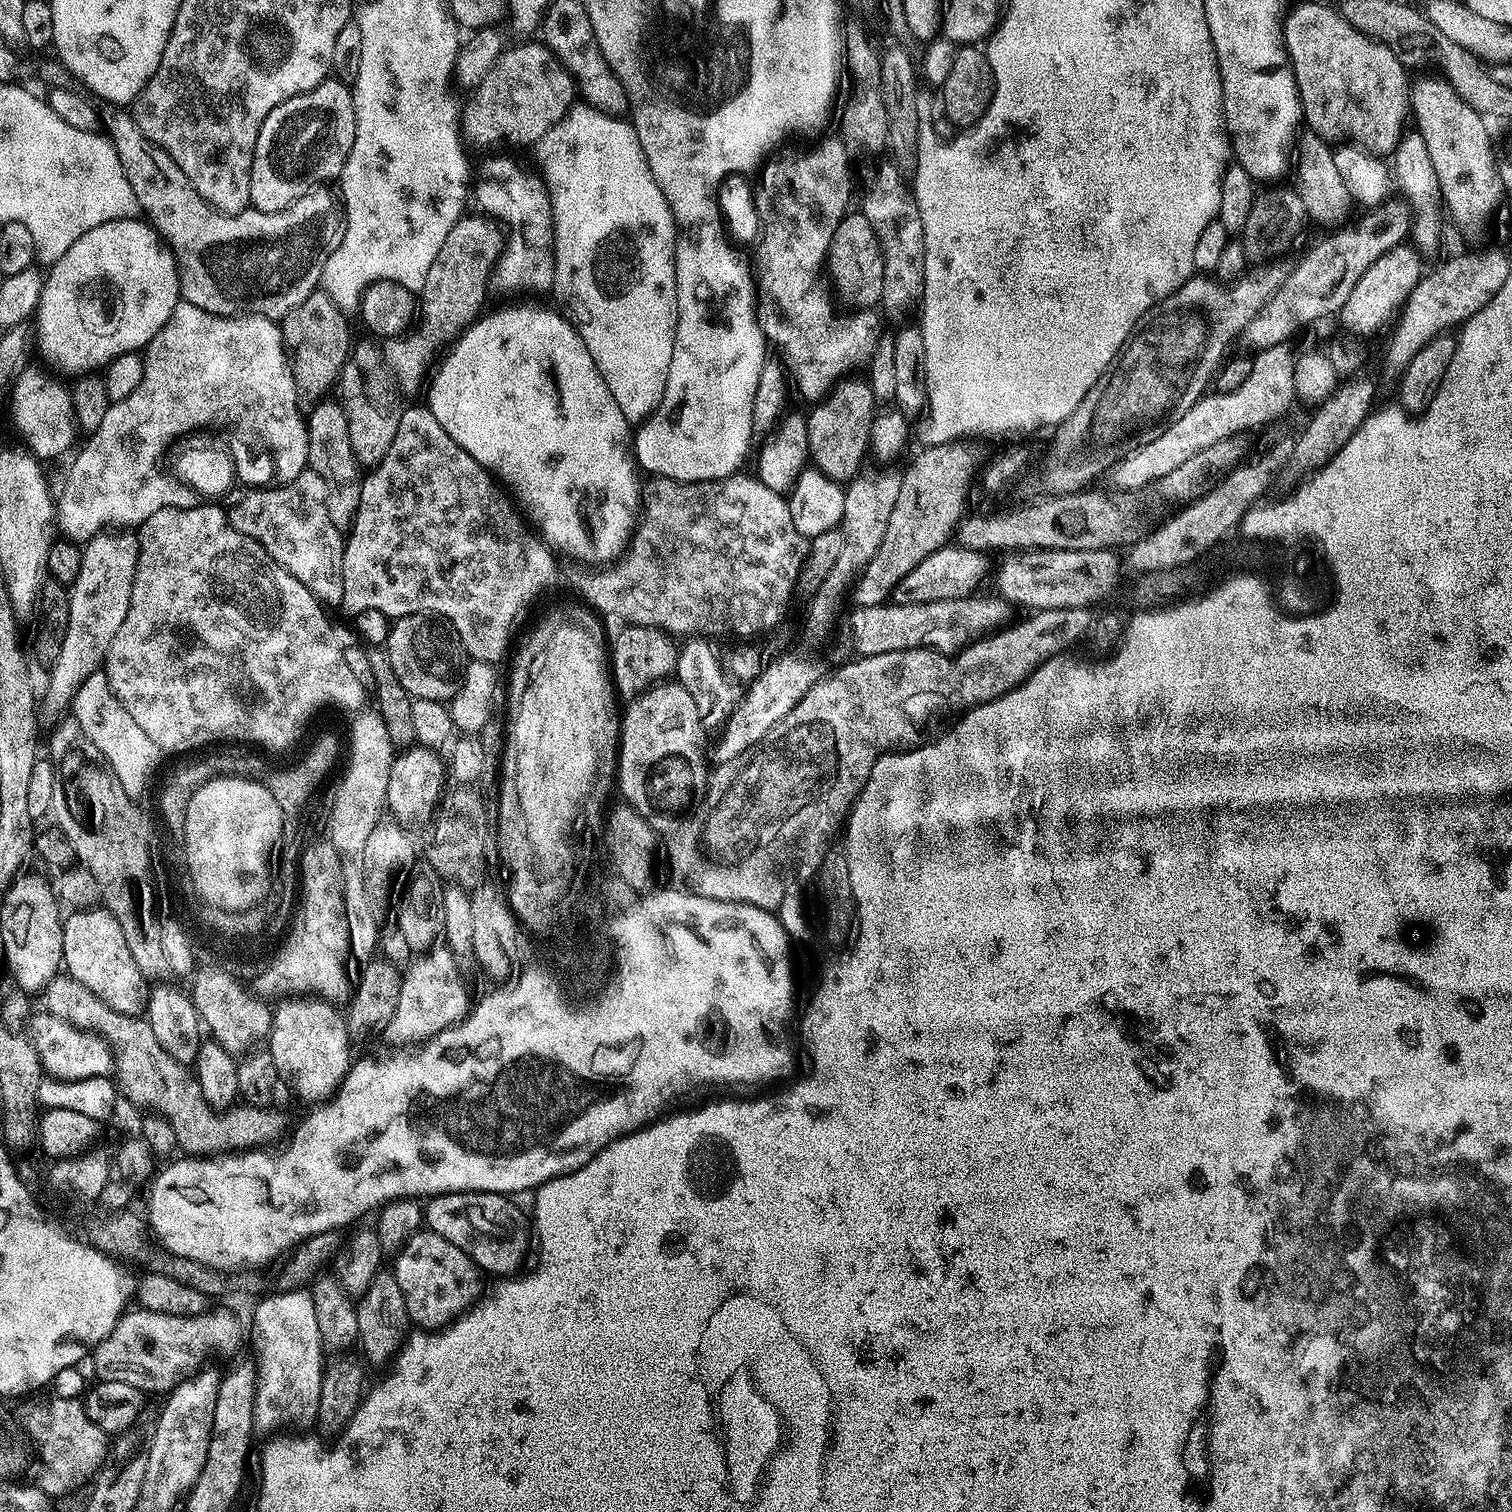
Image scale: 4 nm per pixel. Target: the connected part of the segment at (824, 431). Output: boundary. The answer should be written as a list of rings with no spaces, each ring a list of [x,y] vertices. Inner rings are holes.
[[[841,378],[836,381],[835,384],[832,385],[832,388],[829,389],[827,395],[823,400],[819,401],[815,405],[816,408],[813,412],[809,411],[807,413],[808,418],[808,454],[811,460],[811,463],[819,469],[822,474],[826,474],[826,478],[830,478],[831,480],[835,480],[837,482],[847,482],[852,480],[857,476],[860,472],[860,469],[865,467],[866,460],[864,460],[864,455],[868,456],[870,449],[869,444],[871,442],[871,424],[872,420],[875,419],[877,411],[878,411],[878,401],[875,398],[874,393],[872,393],[871,386],[867,379],[861,378],[861,380],[850,380],[852,378]]]

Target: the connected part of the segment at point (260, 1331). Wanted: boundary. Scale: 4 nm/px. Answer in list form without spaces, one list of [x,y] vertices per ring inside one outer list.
[[[296,1288],[291,1292],[276,1290],[272,1294],[265,1295],[253,1310],[258,1361],[254,1422],[259,1431],[268,1433],[283,1429],[280,1428],[283,1424],[312,1424],[317,1419],[326,1365],[324,1339],[318,1330],[311,1291]]]

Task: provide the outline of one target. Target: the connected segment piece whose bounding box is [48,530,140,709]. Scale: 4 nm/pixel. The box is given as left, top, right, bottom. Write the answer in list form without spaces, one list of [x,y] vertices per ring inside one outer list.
[[[102,530],[83,545],[82,570],[78,570],[78,578],[68,588],[70,602],[70,622],[66,626],[66,638],[62,642],[62,650],[58,658],[50,665],[52,677],[48,680],[48,696],[58,707],[67,709],[72,703],[72,695],[80,688],[80,684],[90,674],[101,671],[106,654],[110,650],[110,642],[114,642],[114,634],[122,627],[126,618],[126,610],[130,610],[130,594],[134,590],[134,574],[138,566],[140,541],[132,530]]]

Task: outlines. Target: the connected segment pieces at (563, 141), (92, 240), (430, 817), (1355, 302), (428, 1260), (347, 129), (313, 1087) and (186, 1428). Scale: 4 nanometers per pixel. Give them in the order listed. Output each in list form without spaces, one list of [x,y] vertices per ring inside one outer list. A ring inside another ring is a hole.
[[[577,103],[556,125],[545,134],[540,143],[535,145],[534,152],[540,159],[539,169],[548,187],[548,197],[554,210],[554,230],[556,231],[556,292],[555,303],[562,309],[578,330],[578,334],[586,342],[586,350],[590,350],[590,358],[594,358],[594,366],[602,374],[610,394],[614,394],[614,402],[618,402],[618,410],[628,420],[629,425],[639,425],[660,401],[656,394],[666,390],[666,378],[670,374],[670,354],[674,354],[674,334],[678,326],[678,290],[676,289],[676,242],[678,227],[672,216],[670,206],[658,190],[658,182],[654,182],[654,174],[650,174],[650,166],[646,162],[646,154],[642,154],[642,146],[638,142],[638,134],[632,129],[627,119],[619,116],[607,116],[597,108]]]
[[[133,218],[116,221],[108,221],[104,225],[95,226],[94,229],[88,230],[86,234],[78,238],[74,242],[74,246],[67,248],[61,254],[60,260],[51,265],[46,272],[45,288],[41,292],[40,304],[35,311],[35,321],[38,324],[38,344],[40,340],[40,348],[57,364],[60,368],[65,368],[71,374],[83,374],[93,370],[101,369],[108,365],[114,358],[118,358],[122,354],[130,354],[131,352],[140,352],[147,349],[148,344],[154,338],[154,334],[158,334],[158,330],[162,330],[162,326],[168,324],[168,320],[174,314],[176,305],[181,303],[180,294],[180,266],[176,263],[176,255],[172,249],[161,239],[156,229],[148,223],[144,218]]]
[[[419,746],[405,747],[390,766],[390,780],[386,787],[387,811],[406,829],[427,829],[433,823],[436,809],[440,807],[440,801],[445,795],[444,780],[446,760],[439,751]]]
[[[1403,243],[1397,248],[1386,250],[1386,254],[1382,254],[1382,258],[1378,258],[1378,262],[1374,262],[1374,266],[1370,266],[1362,278],[1358,278],[1354,290],[1350,290],[1350,298],[1346,298],[1338,313],[1338,320],[1344,323],[1343,329],[1347,333],[1357,338],[1372,336],[1408,303],[1408,296],[1426,272],[1426,267],[1420,261],[1421,253],[1415,247],[1408,247],[1407,243]]]
[[[421,1230],[409,1236],[393,1260],[396,1261],[390,1265],[390,1271],[402,1290],[408,1319],[417,1329],[445,1328],[467,1312],[482,1295],[482,1272],[475,1261],[458,1246],[429,1230]]]
[[[326,79],[314,86],[314,90],[298,94],[282,102],[282,106],[274,106],[266,122],[262,122],[254,150],[254,162],[250,170],[251,207],[257,208],[259,212],[285,212],[290,205],[298,202],[298,198],[323,189],[331,180],[332,183],[339,181],[354,146],[355,129],[352,90],[343,80]]]
[[[292,994],[279,1001],[280,1005],[272,1008],[272,1030],[268,1034],[266,1047],[274,1058],[274,1066],[278,1066],[281,1081],[289,1084],[304,1100],[323,1102],[336,1092],[344,1080],[350,1067],[348,1056],[348,1021],[339,1012],[333,1001],[325,1000],[315,994]]]
[[[201,1367],[193,1376],[187,1376],[181,1384],[167,1393],[164,1409],[154,1423],[148,1479],[156,1480],[158,1503],[172,1504],[176,1499],[187,1497],[206,1466],[210,1450],[210,1438],[214,1426],[214,1405],[218,1403],[218,1390],[222,1379],[221,1369]]]

